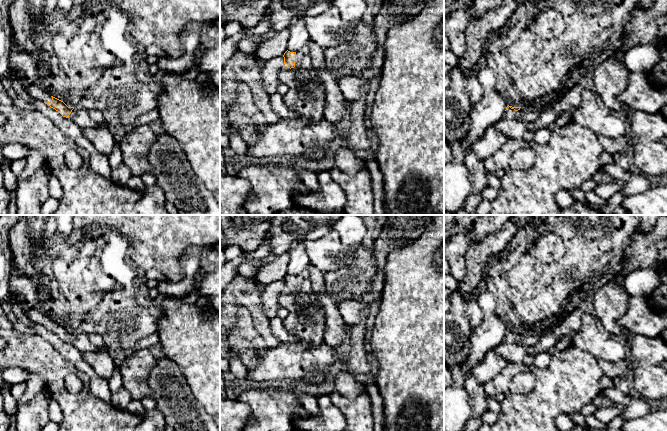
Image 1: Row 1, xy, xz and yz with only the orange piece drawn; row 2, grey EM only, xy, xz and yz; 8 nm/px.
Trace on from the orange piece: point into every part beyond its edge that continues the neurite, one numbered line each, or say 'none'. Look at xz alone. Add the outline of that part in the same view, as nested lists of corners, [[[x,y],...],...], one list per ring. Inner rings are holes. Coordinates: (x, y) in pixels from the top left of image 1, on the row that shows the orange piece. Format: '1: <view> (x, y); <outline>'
1: xz (301, 73); [[[308,44],[296,52],[294,68],[283,68],[280,71],[280,82],[289,88],[295,88],[311,81],[313,71]]]

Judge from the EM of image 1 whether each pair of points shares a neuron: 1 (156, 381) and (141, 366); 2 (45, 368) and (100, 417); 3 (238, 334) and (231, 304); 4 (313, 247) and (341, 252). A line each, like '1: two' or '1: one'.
1: two
2: one
3: two
4: one

